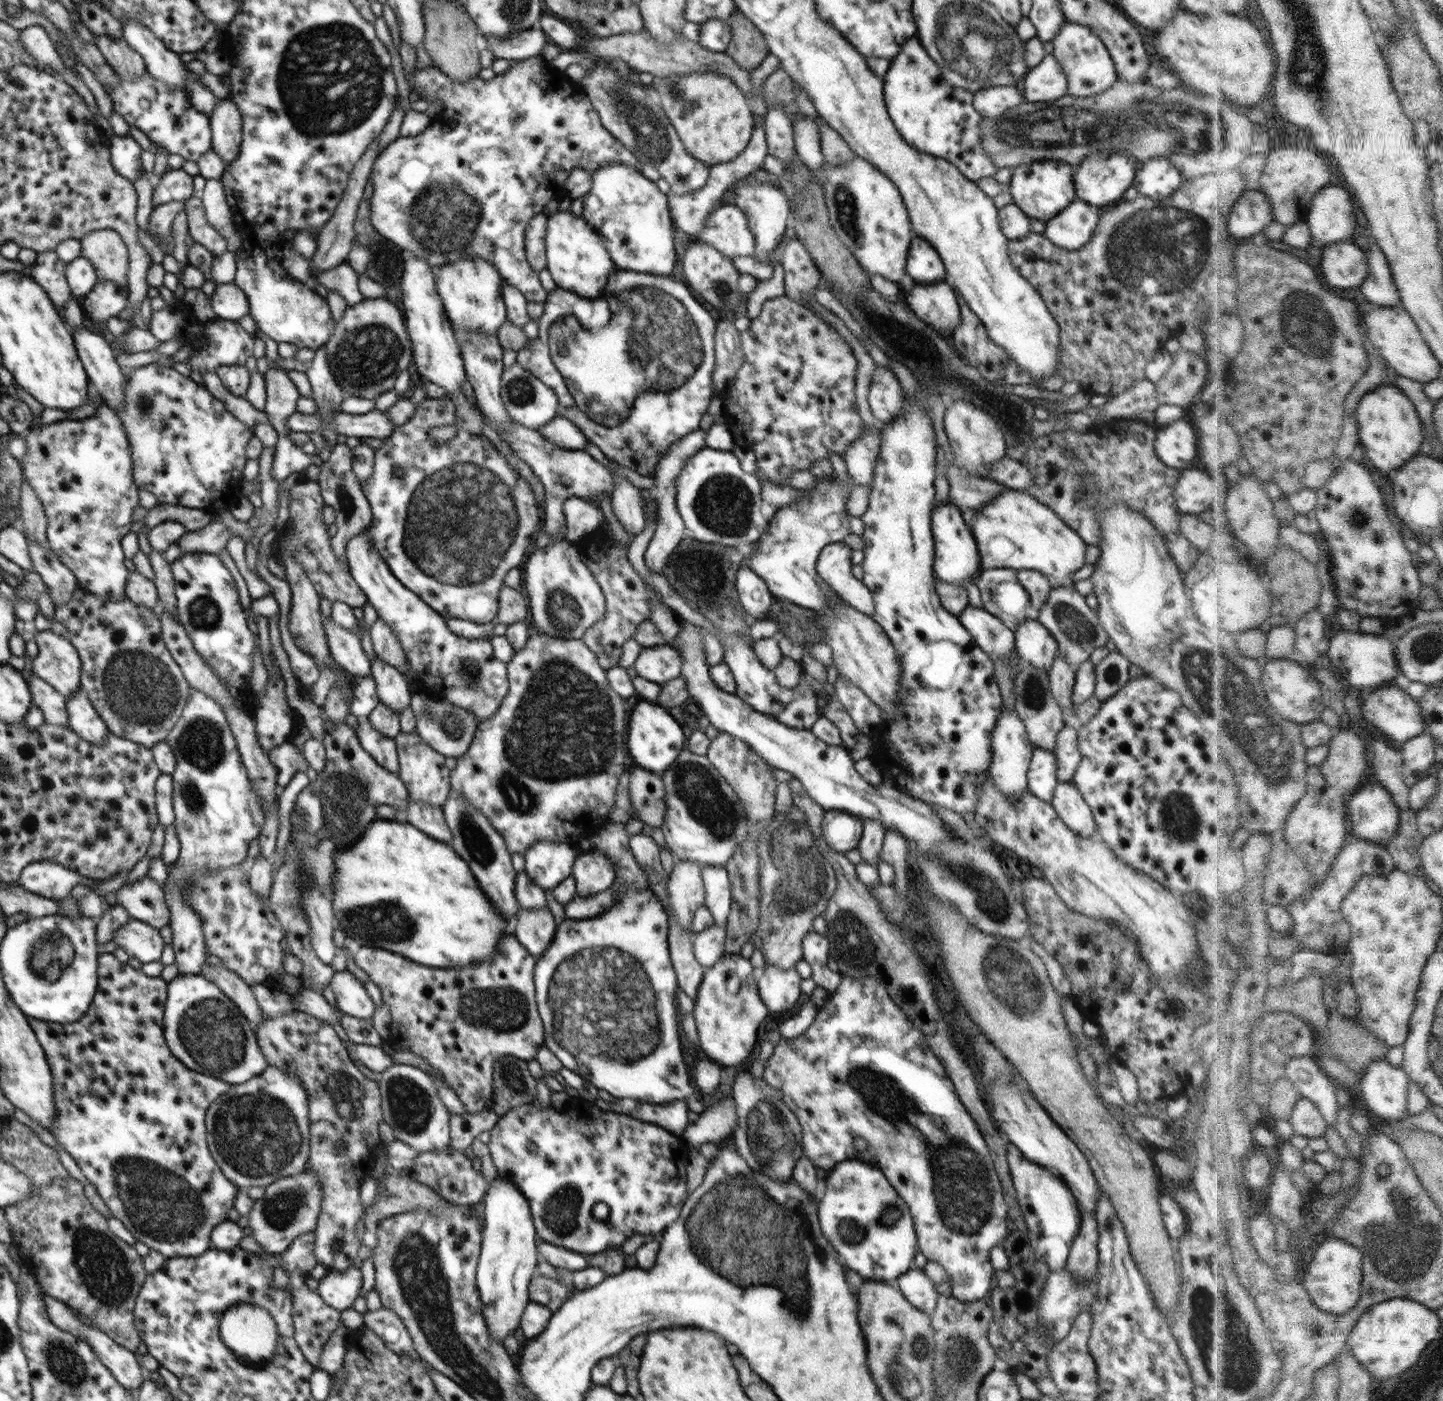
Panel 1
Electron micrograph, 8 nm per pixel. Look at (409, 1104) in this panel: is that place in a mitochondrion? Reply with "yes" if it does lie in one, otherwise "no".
yes

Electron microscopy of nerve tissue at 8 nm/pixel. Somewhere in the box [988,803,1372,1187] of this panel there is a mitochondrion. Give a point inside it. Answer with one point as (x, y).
(1069, 874)

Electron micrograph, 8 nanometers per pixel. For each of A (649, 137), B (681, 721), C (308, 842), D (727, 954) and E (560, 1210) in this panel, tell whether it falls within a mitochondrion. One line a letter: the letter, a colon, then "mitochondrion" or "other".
A: mitochondrion
B: other
C: mitochondrion
D: other
E: mitochondrion

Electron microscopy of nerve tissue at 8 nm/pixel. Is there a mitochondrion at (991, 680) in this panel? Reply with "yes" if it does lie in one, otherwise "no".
no

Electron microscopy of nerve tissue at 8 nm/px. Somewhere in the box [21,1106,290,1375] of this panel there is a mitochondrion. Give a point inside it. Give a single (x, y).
(153, 1202)

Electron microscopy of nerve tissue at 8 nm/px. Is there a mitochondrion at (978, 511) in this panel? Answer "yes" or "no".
no

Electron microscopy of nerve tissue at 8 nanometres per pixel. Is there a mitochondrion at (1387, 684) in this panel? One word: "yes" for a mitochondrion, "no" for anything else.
no

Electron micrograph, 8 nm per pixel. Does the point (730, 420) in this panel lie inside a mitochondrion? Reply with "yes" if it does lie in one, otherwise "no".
no

